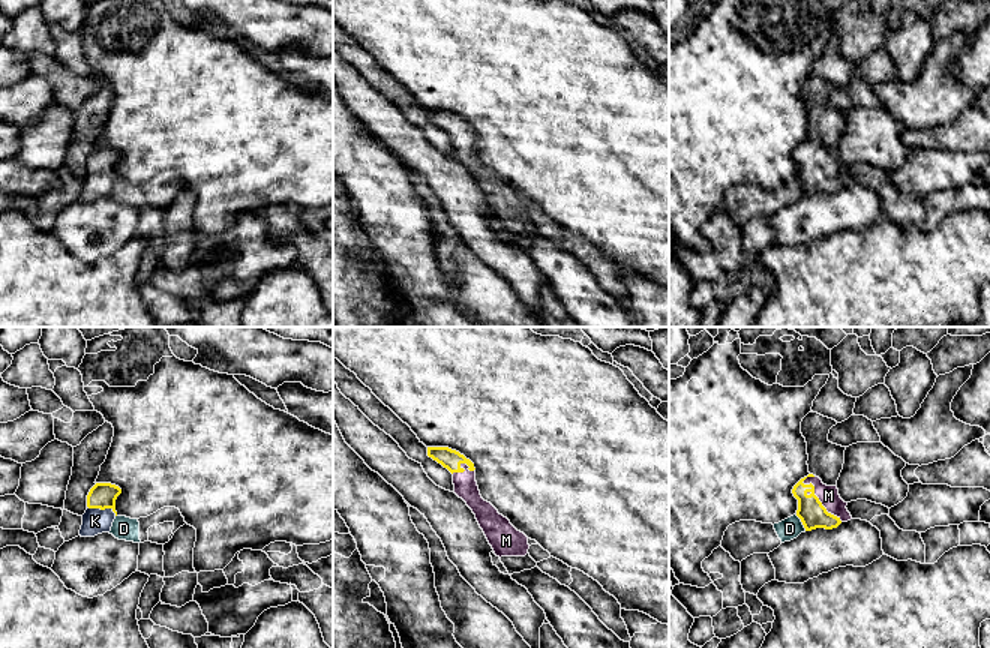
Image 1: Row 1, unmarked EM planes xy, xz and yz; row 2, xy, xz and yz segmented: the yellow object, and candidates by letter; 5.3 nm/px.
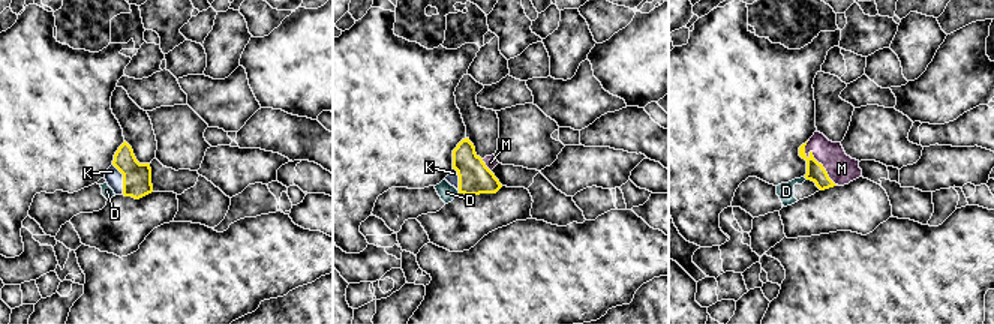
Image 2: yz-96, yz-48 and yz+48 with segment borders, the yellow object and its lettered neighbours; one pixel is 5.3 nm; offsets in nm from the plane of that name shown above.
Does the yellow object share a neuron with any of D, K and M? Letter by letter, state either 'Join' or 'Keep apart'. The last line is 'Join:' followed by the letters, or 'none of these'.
D: Keep apart
K: Join
M: Join
Join: K, M

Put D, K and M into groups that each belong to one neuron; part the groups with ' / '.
D / K M

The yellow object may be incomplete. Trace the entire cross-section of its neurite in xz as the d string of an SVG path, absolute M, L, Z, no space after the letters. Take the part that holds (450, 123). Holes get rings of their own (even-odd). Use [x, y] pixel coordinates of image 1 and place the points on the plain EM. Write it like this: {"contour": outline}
{"contour": "M428 111L428 120L453 138L454 158L472 174L489 208L508 238L537 231L537 226L528 218L528 201L482 162L474 128L448 111Z"}

